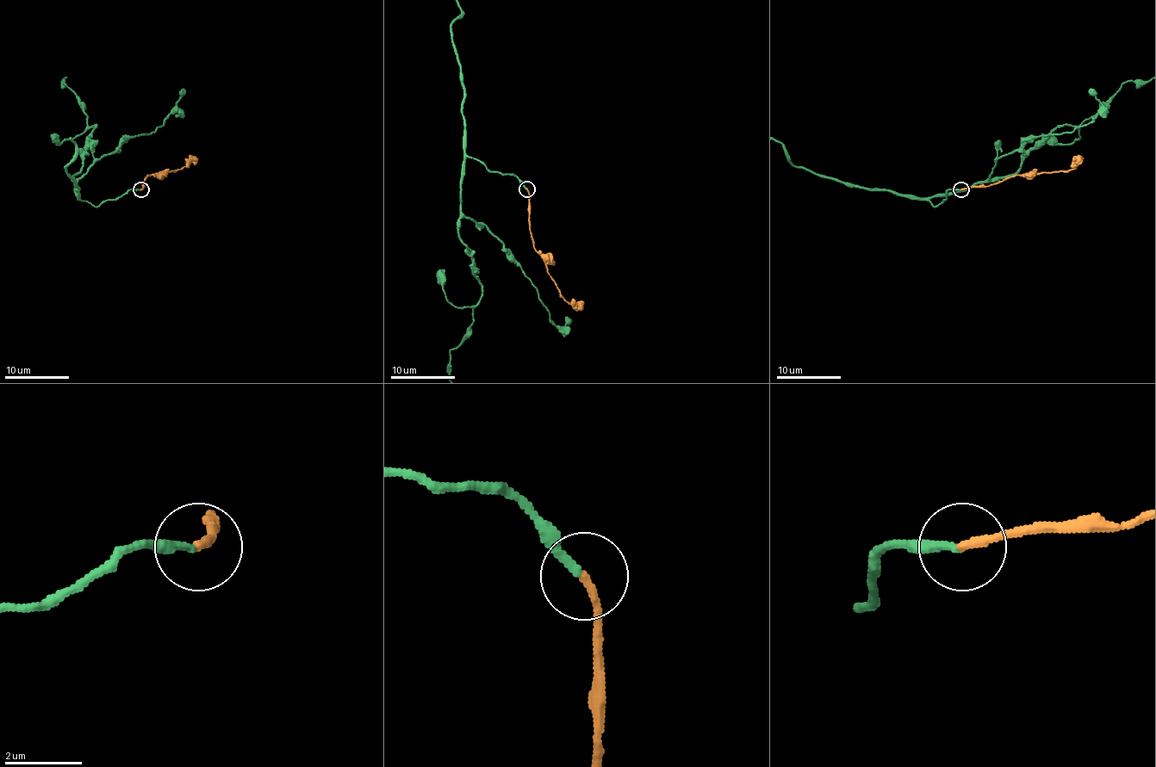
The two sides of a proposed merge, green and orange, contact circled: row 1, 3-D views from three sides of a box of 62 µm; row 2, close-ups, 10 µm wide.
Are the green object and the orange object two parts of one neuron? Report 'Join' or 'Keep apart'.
Join

